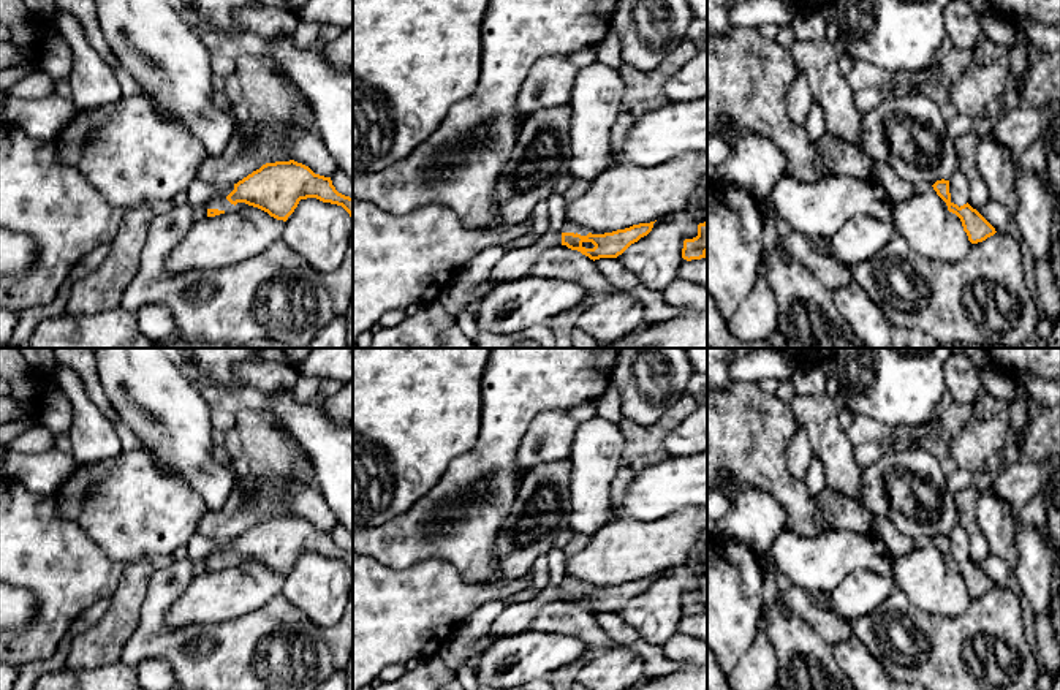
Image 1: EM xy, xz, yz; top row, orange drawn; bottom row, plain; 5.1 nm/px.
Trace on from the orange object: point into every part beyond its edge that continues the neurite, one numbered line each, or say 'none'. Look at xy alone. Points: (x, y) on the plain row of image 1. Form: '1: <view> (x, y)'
1: xy (222, 557)

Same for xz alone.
1: xz (568, 581)

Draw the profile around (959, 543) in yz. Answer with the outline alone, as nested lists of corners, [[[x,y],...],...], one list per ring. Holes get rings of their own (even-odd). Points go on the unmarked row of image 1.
[[[959,524],[949,533],[949,548],[951,548],[951,557],[957,559],[959,562],[967,559],[970,554],[968,535]]]

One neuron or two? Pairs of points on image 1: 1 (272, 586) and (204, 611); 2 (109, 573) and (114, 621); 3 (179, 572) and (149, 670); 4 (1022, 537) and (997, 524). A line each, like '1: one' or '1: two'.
1: one
2: two
3: two
4: two

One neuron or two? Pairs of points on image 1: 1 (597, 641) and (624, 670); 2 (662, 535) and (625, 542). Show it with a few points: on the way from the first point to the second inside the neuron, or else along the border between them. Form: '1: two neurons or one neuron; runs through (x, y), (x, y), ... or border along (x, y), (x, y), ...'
1: two neurons; border along (617, 644), (601, 652)
2: one neuron; runs through (652, 542), (635, 542)

